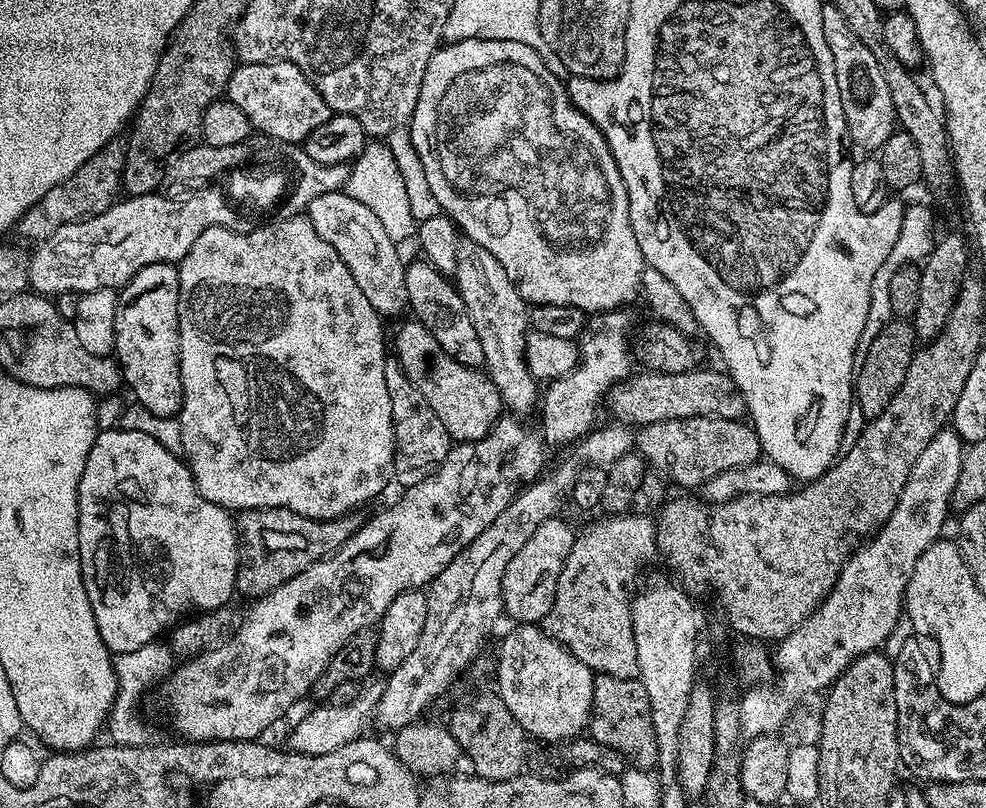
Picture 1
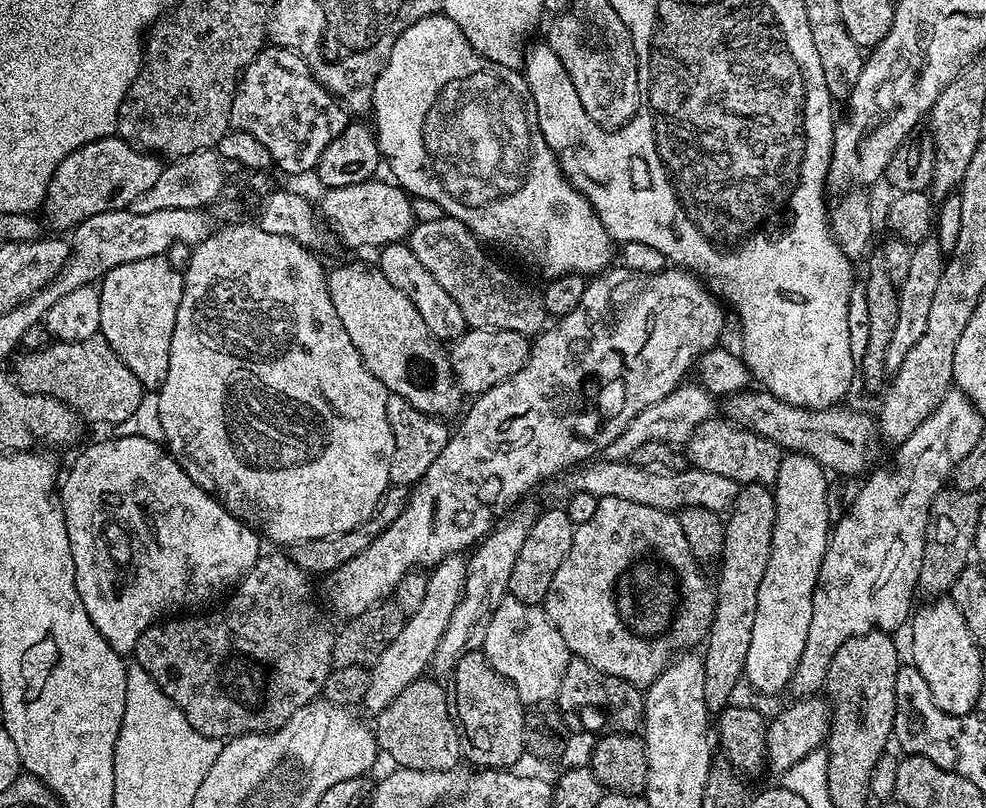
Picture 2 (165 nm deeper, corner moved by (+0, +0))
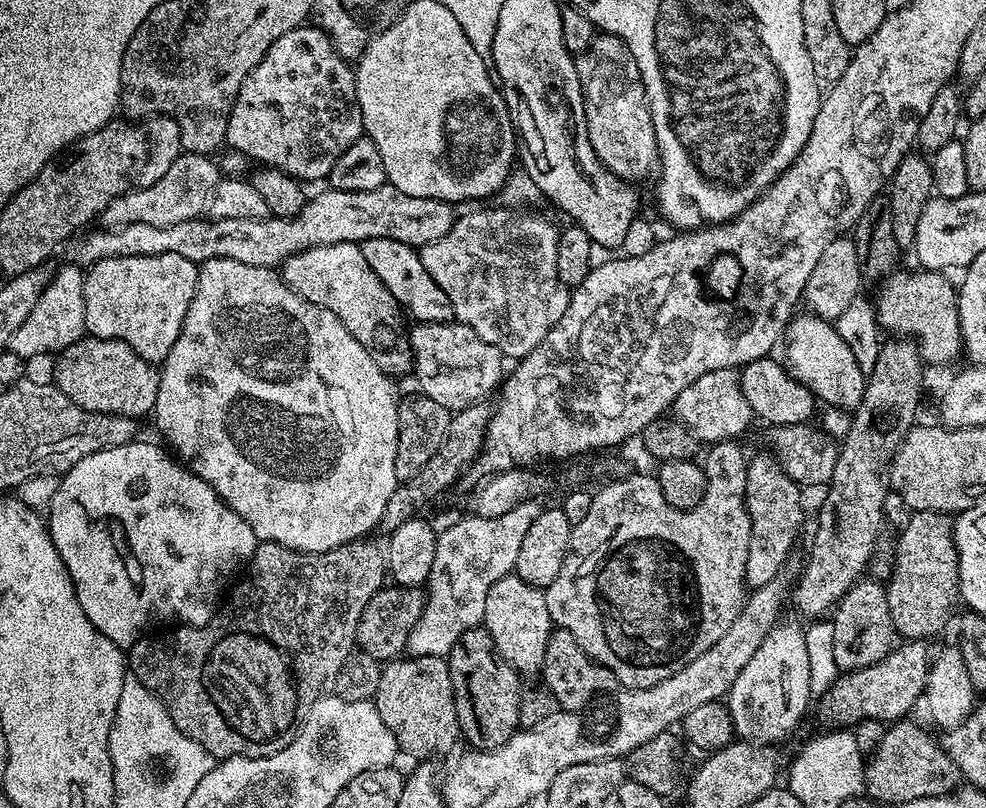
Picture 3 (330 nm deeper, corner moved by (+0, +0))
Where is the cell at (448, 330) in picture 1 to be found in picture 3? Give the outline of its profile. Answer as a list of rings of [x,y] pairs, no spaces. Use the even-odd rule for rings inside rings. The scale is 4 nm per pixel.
[[[370,238],[360,244],[360,249],[362,258],[366,258],[366,266],[370,266],[374,274],[378,274],[382,286],[386,286],[390,294],[394,294],[401,309],[411,319],[413,316],[413,321],[422,324],[446,324],[453,319],[450,298],[446,298],[442,286],[438,286],[438,282],[430,278],[430,270],[422,266],[420,253],[413,245],[394,242],[394,238]]]

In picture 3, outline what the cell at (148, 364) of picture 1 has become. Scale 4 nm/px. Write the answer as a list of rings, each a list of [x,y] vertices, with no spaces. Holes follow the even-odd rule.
[[[182,254],[99,260],[84,277],[87,335],[121,340],[147,364],[163,365],[174,342],[178,342],[186,310],[194,298],[197,271],[197,261],[182,258]]]

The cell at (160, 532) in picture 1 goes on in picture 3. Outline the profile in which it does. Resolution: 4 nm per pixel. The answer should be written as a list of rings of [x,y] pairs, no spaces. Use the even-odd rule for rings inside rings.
[[[137,438],[130,444],[114,446],[110,450],[98,450],[98,454],[90,454],[82,458],[70,471],[59,477],[58,490],[46,509],[47,530],[52,535],[54,546],[74,582],[74,590],[78,594],[78,602],[82,602],[82,610],[86,610],[86,618],[90,618],[90,622],[94,622],[94,626],[102,634],[106,634],[106,638],[110,638],[110,642],[117,644],[121,650],[131,648],[133,642],[140,639],[147,629],[144,627],[147,626],[148,619],[172,620],[168,622],[175,622],[180,626],[195,626],[210,622],[225,595],[224,583],[236,571],[239,573],[247,565],[258,543],[254,530],[250,530],[250,526],[246,526],[246,522],[242,522],[242,518],[238,518],[238,514],[234,514],[234,510],[230,510],[230,506],[224,504],[209,484],[202,482],[202,478],[188,471],[185,465],[177,462],[163,447],[161,448],[156,444],[147,444],[143,438]]]

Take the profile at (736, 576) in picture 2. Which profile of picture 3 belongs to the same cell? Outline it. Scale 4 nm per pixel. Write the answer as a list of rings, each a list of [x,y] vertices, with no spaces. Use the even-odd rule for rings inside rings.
[[[753,455],[746,470],[744,506],[750,520],[750,542],[746,550],[744,583],[752,590],[766,586],[781,575],[779,572],[784,568],[784,562],[796,538],[796,530],[800,526],[800,519],[804,516],[800,509],[801,485],[789,478],[773,455],[767,455]]]

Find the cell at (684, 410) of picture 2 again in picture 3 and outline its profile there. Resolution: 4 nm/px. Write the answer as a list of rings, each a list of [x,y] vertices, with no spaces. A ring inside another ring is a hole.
[[[730,368],[702,374],[698,382],[690,382],[690,386],[678,394],[674,416],[696,435],[697,440],[708,446],[719,444],[722,440],[736,440],[754,420],[752,408],[740,389],[737,373]]]

